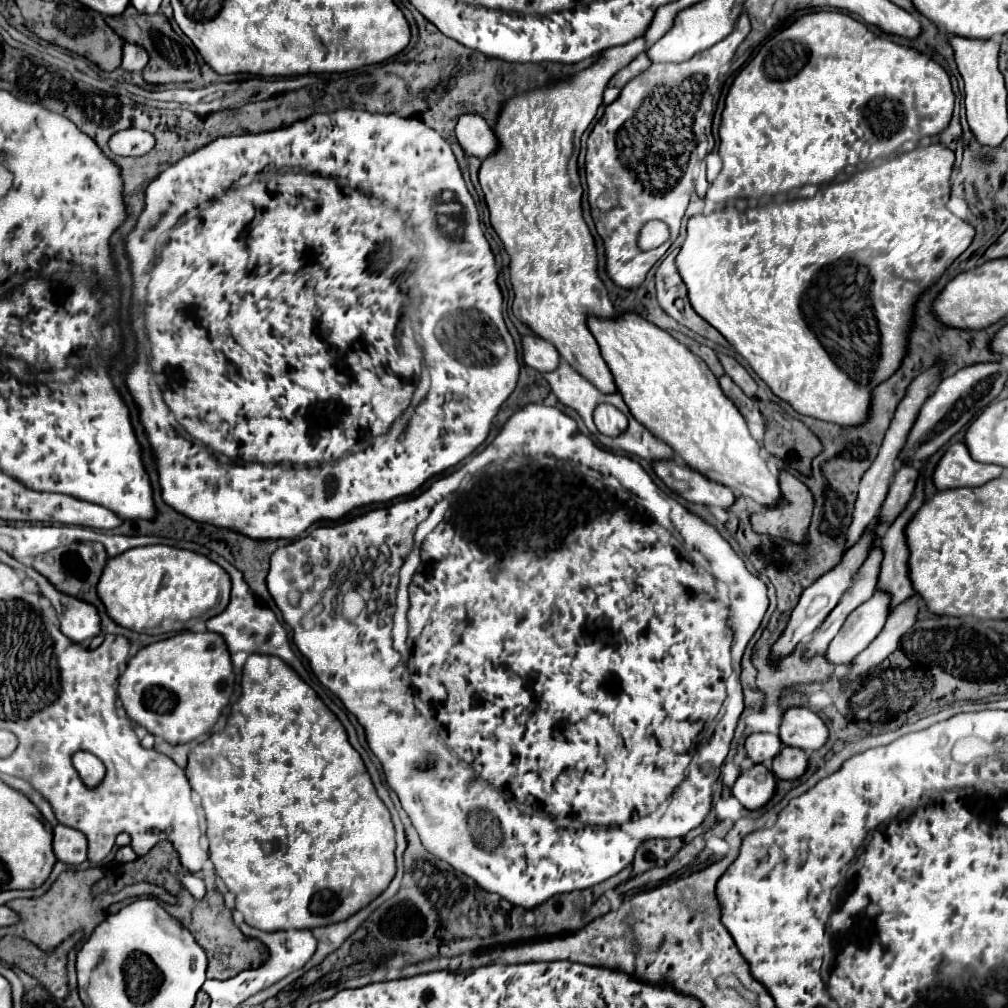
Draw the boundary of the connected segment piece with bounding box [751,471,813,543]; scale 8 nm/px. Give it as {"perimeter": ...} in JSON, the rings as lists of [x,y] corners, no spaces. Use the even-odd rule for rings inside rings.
{"perimeter":[[[781,471],[779,487],[783,503],[765,509],[763,513],[751,513],[751,525],[757,533],[779,535],[793,543],[805,541],[811,513],[813,495],[797,477],[789,471]]]}

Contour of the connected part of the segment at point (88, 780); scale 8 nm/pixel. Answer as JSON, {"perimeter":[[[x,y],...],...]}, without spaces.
{"perimeter":[[[85,751],[75,753],[73,765],[79,771],[79,775],[87,787],[97,787],[103,783],[107,769],[105,769],[103,761],[99,757],[95,757],[93,753],[85,753]]]}

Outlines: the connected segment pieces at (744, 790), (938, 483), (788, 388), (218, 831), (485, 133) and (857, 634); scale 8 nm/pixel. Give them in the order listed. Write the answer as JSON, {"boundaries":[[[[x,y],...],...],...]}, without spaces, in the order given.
{"boundaries":[[[[753,765],[751,769],[745,769],[739,773],[735,785],[733,785],[733,797],[749,809],[761,809],[775,793],[775,775],[765,765]]],[[[953,443],[933,471],[933,485],[937,489],[979,487],[1001,477],[1001,473],[1003,469],[999,465],[987,465],[971,459],[965,443]]],[[[933,143],[927,147],[917,147],[909,153],[901,153],[893,157],[891,161],[871,167],[865,171],[857,171],[849,179],[841,183],[829,183],[827,187],[819,189],[815,197],[809,199],[793,199],[793,201],[769,201],[767,205],[753,207],[739,211],[737,207],[721,207],[713,213],[701,213],[693,215],[687,223],[687,239],[677,255],[677,269],[689,289],[689,299],[695,311],[711,323],[733,347],[735,351],[747,359],[747,363],[753,367],[753,371],[771,387],[771,391],[787,401],[797,413],[809,415],[823,421],[833,421],[841,425],[859,425],[865,421],[871,389],[897,371],[901,365],[901,359],[905,355],[905,339],[913,303],[921,291],[925,291],[969,245],[975,235],[975,229],[967,225],[963,219],[953,217],[953,213],[947,209],[949,193],[951,193],[951,167],[955,161],[955,153],[941,145]]],[[[249,655],[243,665],[241,675],[241,697],[233,703],[225,729],[213,733],[207,741],[199,743],[187,763],[187,779],[195,793],[201,797],[201,807],[205,811],[207,839],[209,839],[209,859],[215,865],[215,871],[223,879],[225,887],[235,893],[235,907],[243,913],[245,923],[261,931],[285,931],[285,929],[313,929],[337,923],[347,919],[355,911],[363,909],[377,895],[385,891],[395,875],[395,831],[391,815],[383,801],[377,797],[371,777],[359,761],[359,753],[347,741],[347,733],[339,719],[327,709],[327,705],[317,697],[317,693],[281,659],[271,655]]],[[[461,115],[455,125],[455,135],[463,151],[479,159],[489,157],[497,147],[497,137],[481,115]]],[[[875,591],[875,595],[859,605],[845,621],[837,637],[827,649],[827,661],[835,667],[845,667],[851,663],[873,639],[881,633],[889,613],[889,595]]]]}

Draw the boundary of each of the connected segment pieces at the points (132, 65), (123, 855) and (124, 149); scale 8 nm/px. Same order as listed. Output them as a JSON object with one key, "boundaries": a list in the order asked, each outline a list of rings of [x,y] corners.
{"boundaries":[[[[123,43],[123,63],[121,69],[125,71],[141,71],[149,61],[149,55],[143,47],[133,43]]],[[[130,845],[120,847],[118,851],[115,854],[114,861],[120,863],[120,864],[125,864],[128,862],[132,862],[136,860],[138,856],[136,853],[133,851]]],[[[141,129],[117,131],[109,139],[109,149],[115,155],[123,155],[123,157],[145,155],[149,149],[153,149],[153,145],[155,145],[153,135],[149,135],[147,131],[141,131]]]]}

